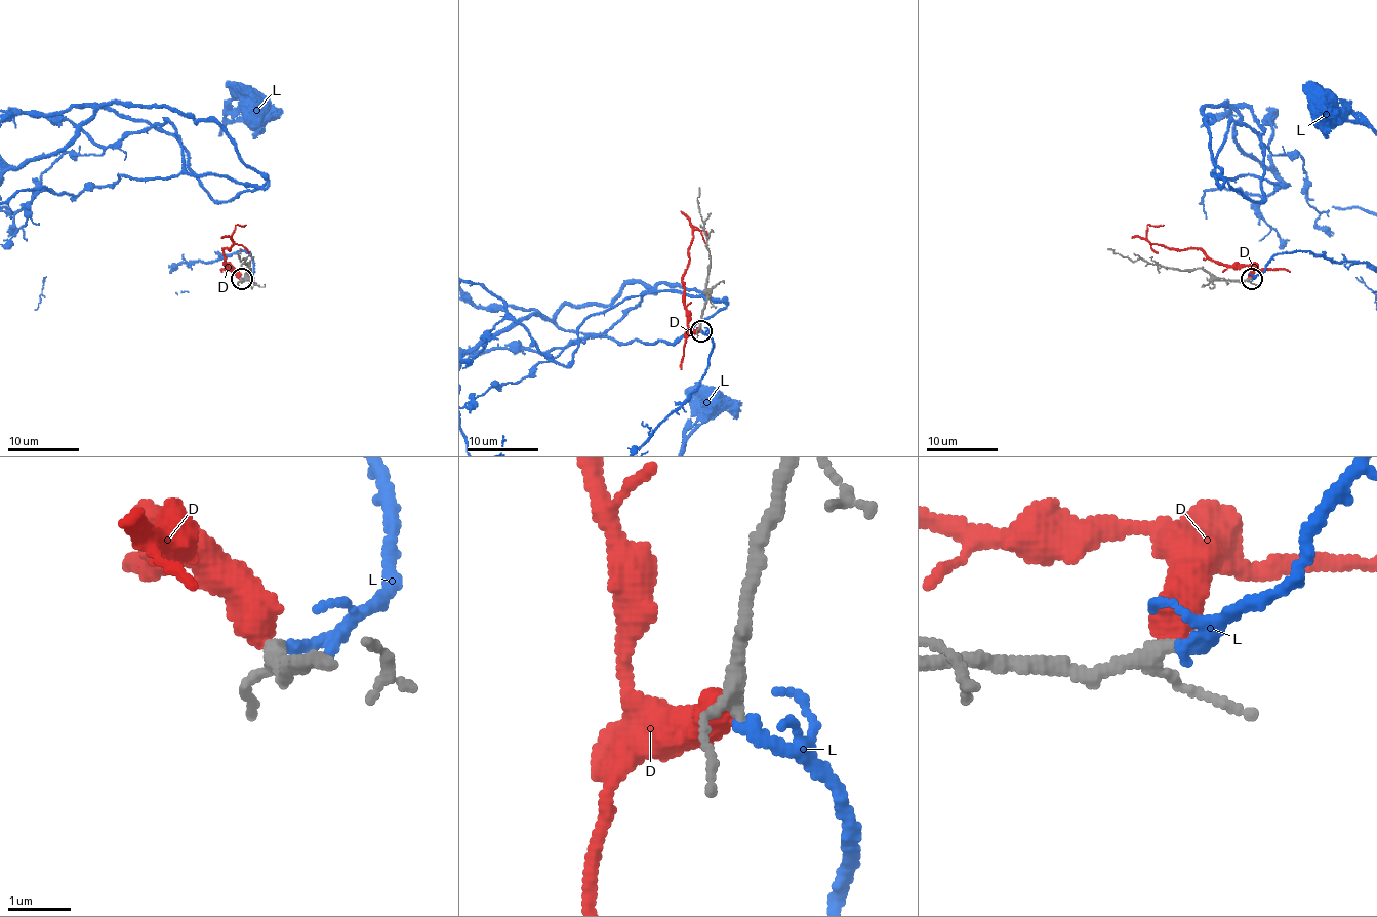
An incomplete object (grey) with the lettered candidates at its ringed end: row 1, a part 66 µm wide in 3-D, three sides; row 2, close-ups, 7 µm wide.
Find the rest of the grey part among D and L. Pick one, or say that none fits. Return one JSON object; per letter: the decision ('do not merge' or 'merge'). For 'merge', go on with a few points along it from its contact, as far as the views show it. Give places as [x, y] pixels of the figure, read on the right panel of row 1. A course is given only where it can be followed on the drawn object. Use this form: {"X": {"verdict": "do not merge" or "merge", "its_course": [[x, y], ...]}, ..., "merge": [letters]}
{"D": {"verdict": "do not merge"}, "L": {"verdict": "merge"}, "merge": ["L"]}

